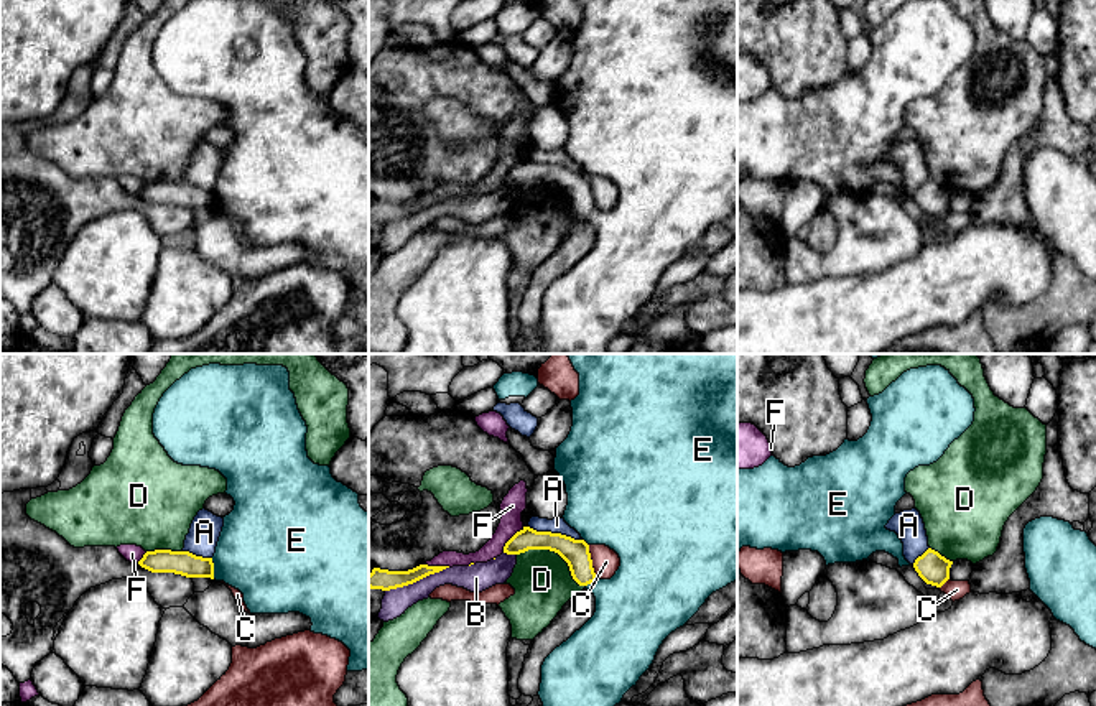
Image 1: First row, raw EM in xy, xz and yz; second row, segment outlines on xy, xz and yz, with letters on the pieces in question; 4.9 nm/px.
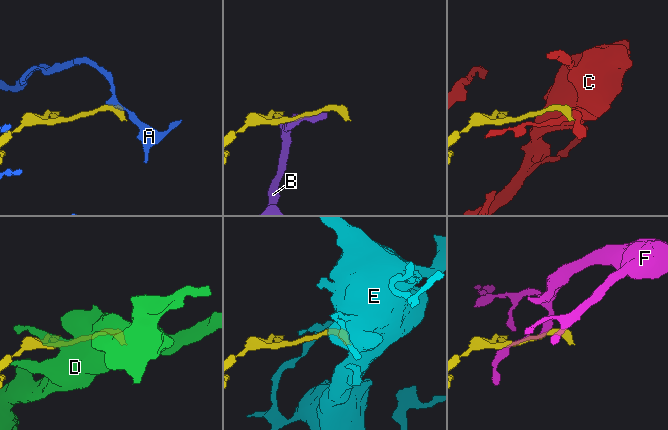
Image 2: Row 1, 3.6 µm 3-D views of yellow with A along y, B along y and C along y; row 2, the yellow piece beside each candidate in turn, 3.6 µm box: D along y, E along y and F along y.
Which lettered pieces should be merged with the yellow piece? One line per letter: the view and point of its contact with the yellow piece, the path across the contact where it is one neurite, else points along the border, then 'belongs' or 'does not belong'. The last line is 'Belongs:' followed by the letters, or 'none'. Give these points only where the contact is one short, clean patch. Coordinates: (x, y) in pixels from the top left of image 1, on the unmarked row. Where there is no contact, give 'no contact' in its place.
A: xz (555, 165) | along xz (529, 157), (537, 162), (560, 163), (581, 171) | does not belong
B: xz (417, 211) | does not belong
C: xz (591, 193) | does not belong
D: xz (555, 183) | does not belong
E: xy (213, 199) | belongs
F: xz (510, 170) | does not belong
Belongs: E

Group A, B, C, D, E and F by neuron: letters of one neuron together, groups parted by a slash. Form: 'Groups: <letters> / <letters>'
Groups: A / B / C / D / E / F

